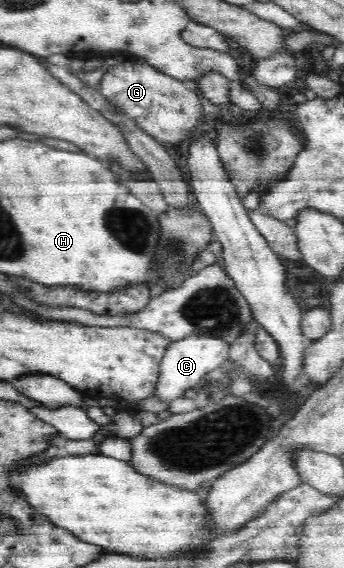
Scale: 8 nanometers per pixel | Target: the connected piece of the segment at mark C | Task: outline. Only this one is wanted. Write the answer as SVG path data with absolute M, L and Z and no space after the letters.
M189 335L181 341L175 341L167 346L159 366L159 385L155 392L155 399L171 402L173 399L184 397L186 391L199 388L207 384L207 374L217 367L221 367L227 361L230 353L230 345L219 337L208 335Z

